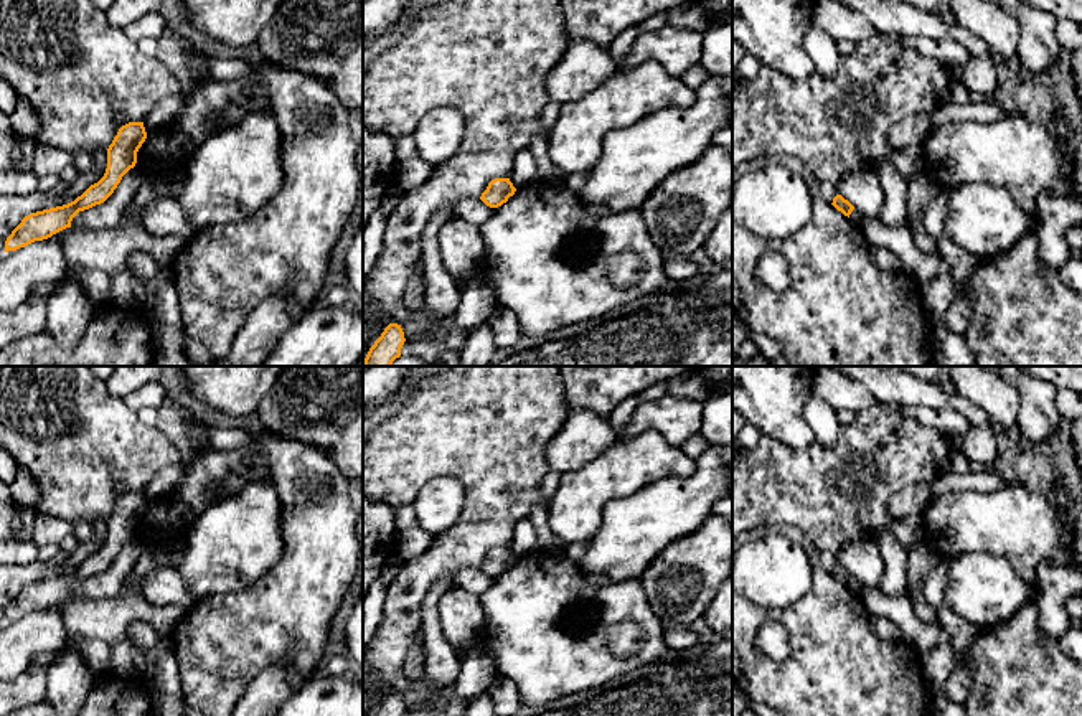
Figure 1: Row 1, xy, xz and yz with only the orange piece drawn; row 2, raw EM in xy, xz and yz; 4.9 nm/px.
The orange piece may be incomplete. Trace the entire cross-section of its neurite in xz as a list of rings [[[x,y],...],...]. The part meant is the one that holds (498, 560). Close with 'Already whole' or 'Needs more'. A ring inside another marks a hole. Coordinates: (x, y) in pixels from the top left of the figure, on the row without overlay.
[[[495,548],[488,553],[487,559],[482,563],[480,569],[490,576],[498,577],[513,566],[516,558],[510,551],[510,548]]]. Already whole

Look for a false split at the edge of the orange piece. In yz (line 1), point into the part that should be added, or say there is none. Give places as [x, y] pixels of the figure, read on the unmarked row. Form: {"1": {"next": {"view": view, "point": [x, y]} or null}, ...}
{"1": {"next": null}}

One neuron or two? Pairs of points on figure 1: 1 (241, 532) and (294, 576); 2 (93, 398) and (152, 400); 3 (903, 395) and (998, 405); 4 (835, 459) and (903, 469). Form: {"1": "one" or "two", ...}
{"1": "two", "2": "two", "3": "two", "4": "one"}

